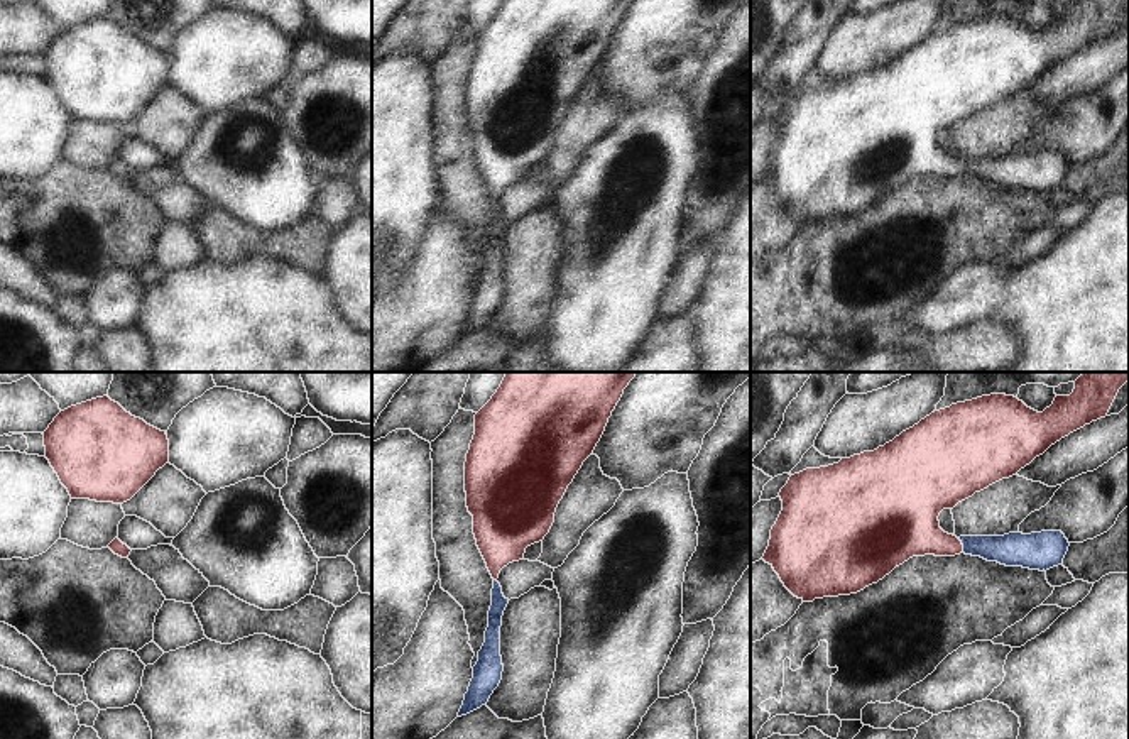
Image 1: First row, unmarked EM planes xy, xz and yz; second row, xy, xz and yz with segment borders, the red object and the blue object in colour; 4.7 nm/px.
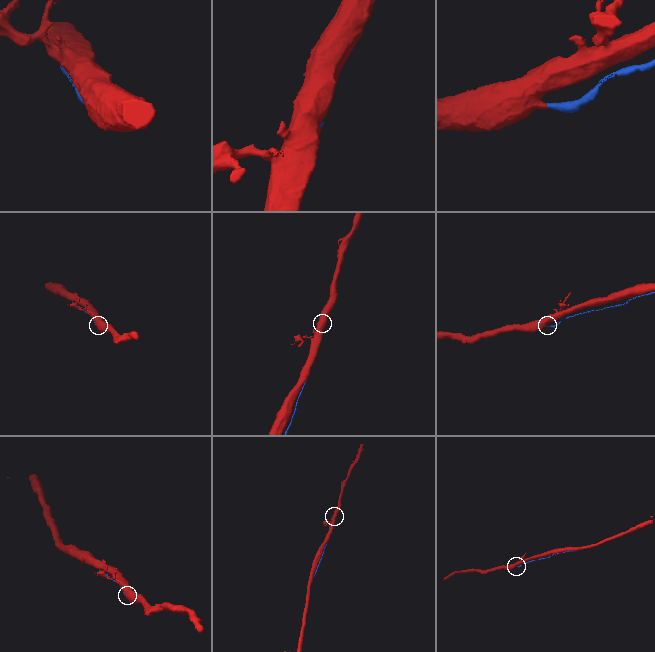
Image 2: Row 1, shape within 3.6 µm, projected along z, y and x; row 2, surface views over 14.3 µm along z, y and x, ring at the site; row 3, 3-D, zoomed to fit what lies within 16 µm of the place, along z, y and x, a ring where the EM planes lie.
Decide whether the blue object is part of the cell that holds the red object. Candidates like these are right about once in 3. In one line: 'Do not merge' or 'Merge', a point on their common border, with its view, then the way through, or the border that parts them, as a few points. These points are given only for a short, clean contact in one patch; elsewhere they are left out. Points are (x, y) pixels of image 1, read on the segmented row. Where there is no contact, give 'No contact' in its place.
Merge. Touches red at yz (962, 545). Path across: yz (913, 530), (943, 545), (962, 545), (1013, 550).

